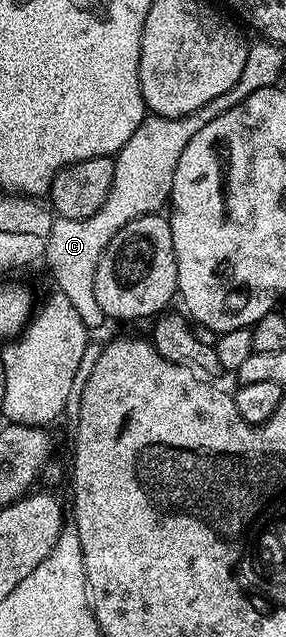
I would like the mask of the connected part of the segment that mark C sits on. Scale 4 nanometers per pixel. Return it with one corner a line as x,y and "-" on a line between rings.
212,102
181,117
146,115
139,129
135,130
114,157
112,190
98,213
85,219
54,217
43,260
51,268
56,289
69,297
88,331
95,332
107,320
95,297
95,270
98,269
103,250
127,222
137,217
154,215
163,210
161,208
164,204
166,207
171,198
175,169
184,147
208,122
219,116

